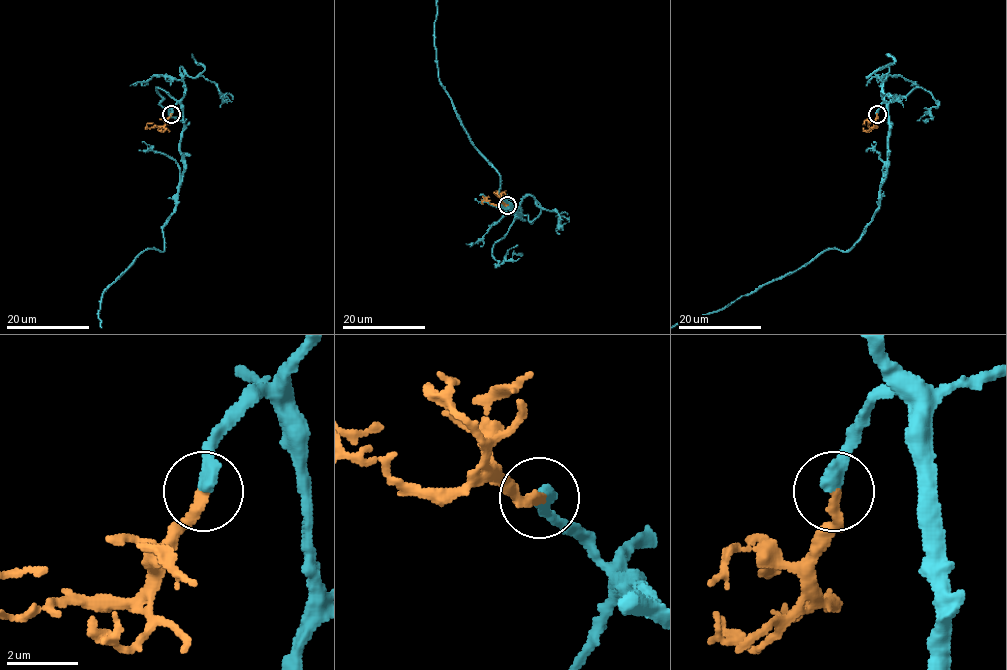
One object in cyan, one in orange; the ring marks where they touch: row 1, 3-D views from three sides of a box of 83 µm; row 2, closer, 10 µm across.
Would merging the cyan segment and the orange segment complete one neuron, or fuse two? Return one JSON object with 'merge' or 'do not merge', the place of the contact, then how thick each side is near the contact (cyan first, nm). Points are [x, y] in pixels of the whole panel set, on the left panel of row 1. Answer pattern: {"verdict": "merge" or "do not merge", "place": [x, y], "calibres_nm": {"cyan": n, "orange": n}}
{"verdict": "merge", "place": [171, 114], "calibres_nm": {"cyan": 400, "orange": 280}}

